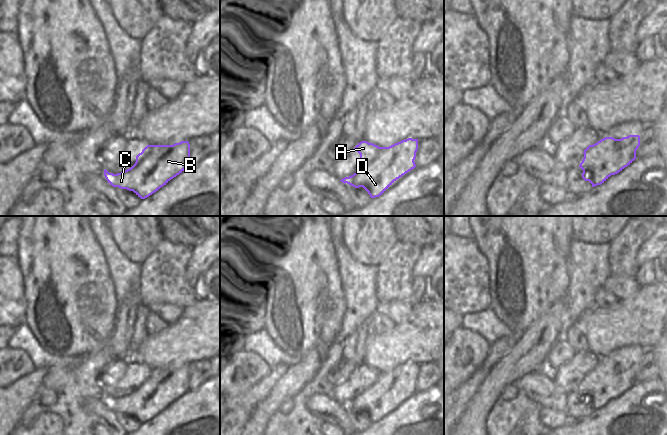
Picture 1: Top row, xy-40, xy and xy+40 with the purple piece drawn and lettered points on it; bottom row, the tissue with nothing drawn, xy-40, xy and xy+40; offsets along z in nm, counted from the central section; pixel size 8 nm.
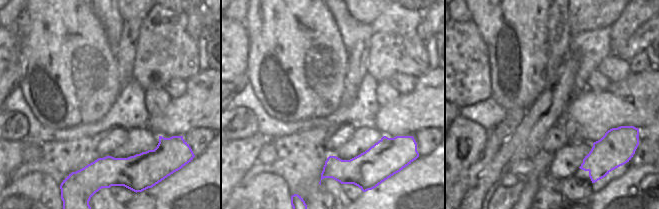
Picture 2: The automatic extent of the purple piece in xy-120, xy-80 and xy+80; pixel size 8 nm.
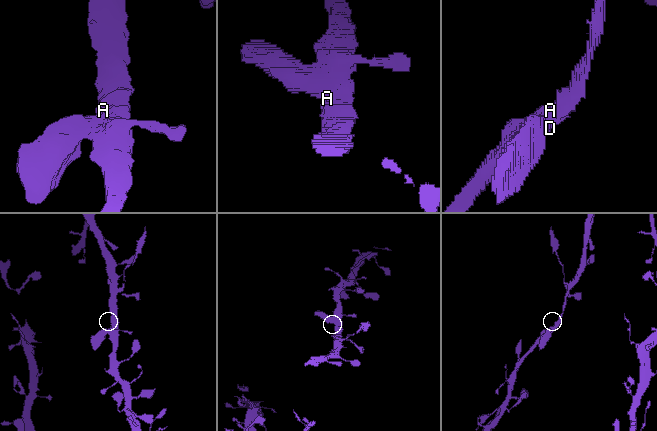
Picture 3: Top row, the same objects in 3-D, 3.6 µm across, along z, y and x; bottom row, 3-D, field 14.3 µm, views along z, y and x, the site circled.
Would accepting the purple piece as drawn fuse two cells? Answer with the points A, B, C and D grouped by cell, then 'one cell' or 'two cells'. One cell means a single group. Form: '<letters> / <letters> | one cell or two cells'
A B C D | one cell

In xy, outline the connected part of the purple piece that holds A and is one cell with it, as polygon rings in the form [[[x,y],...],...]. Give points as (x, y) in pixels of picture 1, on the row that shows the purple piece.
[[[404,139],[389,147],[361,141],[354,150],[360,154],[358,171],[340,181],[355,188],[363,187],[371,198],[375,198],[416,167],[418,139]]]

